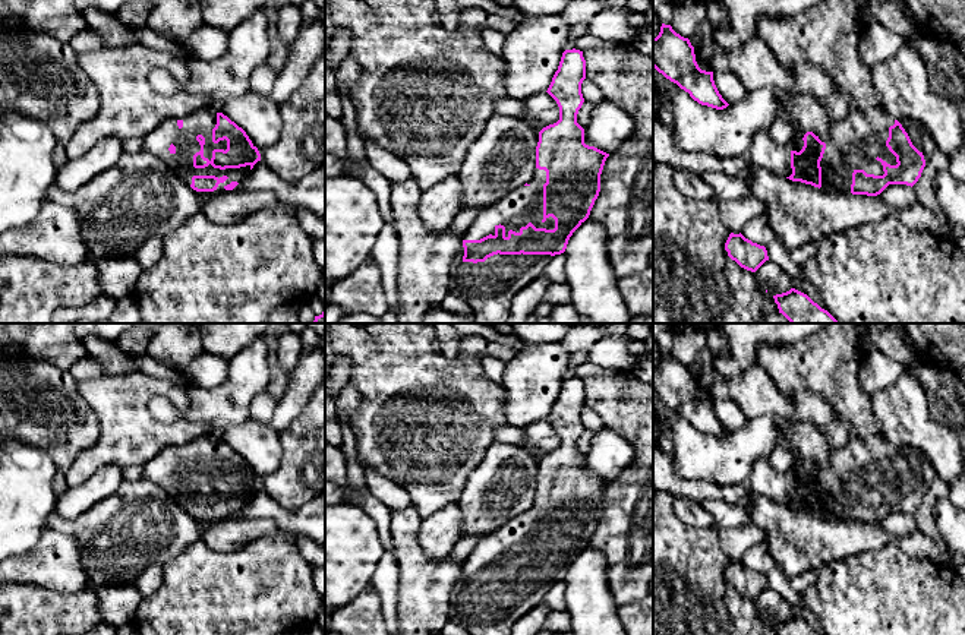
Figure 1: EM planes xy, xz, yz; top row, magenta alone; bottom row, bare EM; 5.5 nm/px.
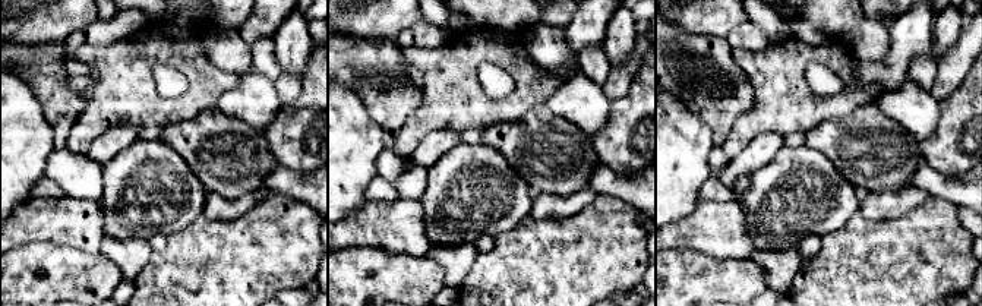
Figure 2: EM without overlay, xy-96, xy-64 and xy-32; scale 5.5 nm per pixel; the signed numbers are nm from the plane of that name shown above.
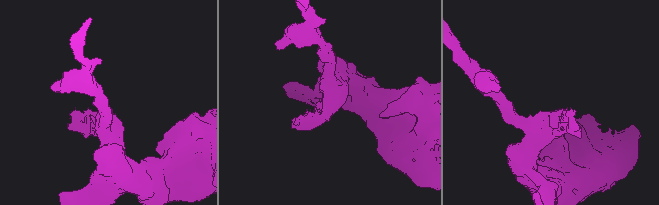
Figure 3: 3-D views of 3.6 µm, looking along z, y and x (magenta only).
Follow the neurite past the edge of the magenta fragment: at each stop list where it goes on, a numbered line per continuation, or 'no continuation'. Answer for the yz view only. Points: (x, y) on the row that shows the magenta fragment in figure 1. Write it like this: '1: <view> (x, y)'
1: yz (852, 144)

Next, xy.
1: xy (202, 122)

